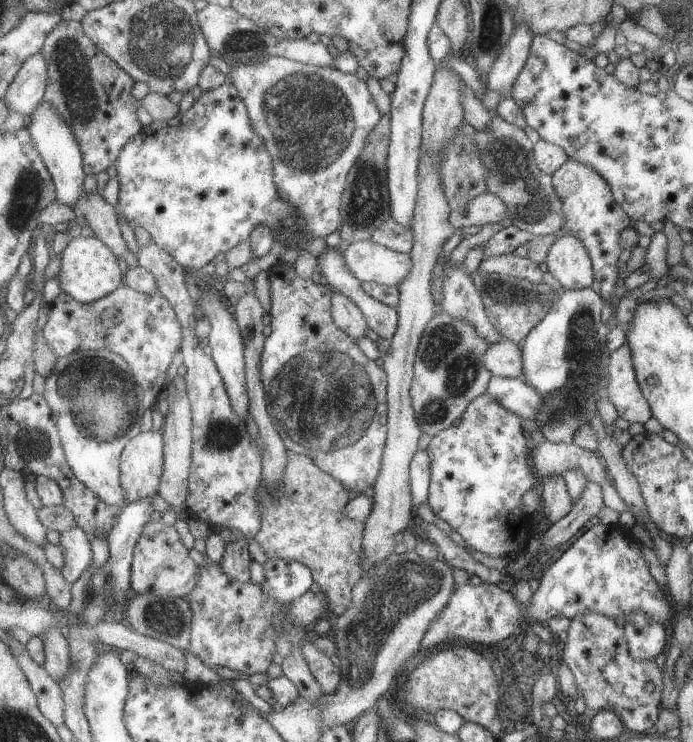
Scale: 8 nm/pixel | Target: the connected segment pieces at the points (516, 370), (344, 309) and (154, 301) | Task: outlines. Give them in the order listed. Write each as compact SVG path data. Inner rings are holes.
M506 339L489 345L483 364L491 376L521 379L523 375L520 346Z
M334 291L333 312L335 324L338 324L343 332L354 337L356 341L363 338L367 334L367 330L370 329L363 310L347 294Z
M123 284L109 296L105 296L105 298L91 304L83 304L75 300L74 296L62 291L52 302L48 316L48 321L43 330L49 346L53 348L53 352L57 354L58 358L65 358L65 356L79 351L112 350L116 354L123 356L130 364L133 372L135 372L134 379L142 388L144 409L152 409L156 406L156 403L164 399L167 370L173 364L175 354L181 351L185 336L183 336L183 325L179 322L174 305L170 303L170 300L159 288L157 288L155 294L147 294Z

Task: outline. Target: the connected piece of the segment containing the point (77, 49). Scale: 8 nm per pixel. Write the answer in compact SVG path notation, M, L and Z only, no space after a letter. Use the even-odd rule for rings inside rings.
M63 19L47 37L42 53L50 64L50 83L44 100L59 108L75 130L82 145L86 174L107 170L116 164L125 144L144 127L137 118L137 100L131 94L136 80L91 40L81 21Z

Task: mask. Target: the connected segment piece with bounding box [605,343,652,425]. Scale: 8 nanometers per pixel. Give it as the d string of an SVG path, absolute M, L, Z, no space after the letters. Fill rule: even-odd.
M623 343L610 351L607 360L607 398L615 407L617 414L630 424L645 424L652 414L647 401L643 398L637 381L633 365L631 364L631 350Z

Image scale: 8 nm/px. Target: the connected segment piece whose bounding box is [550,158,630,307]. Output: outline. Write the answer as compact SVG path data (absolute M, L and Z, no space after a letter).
M567 159L553 174L550 174L553 190L561 200L561 210L565 216L563 232L571 232L585 247L592 260L593 276L600 284L599 296L611 307L610 298L614 296L617 281L617 260L622 250L618 236L629 228L630 218L614 202L613 194L604 178L586 164Z

